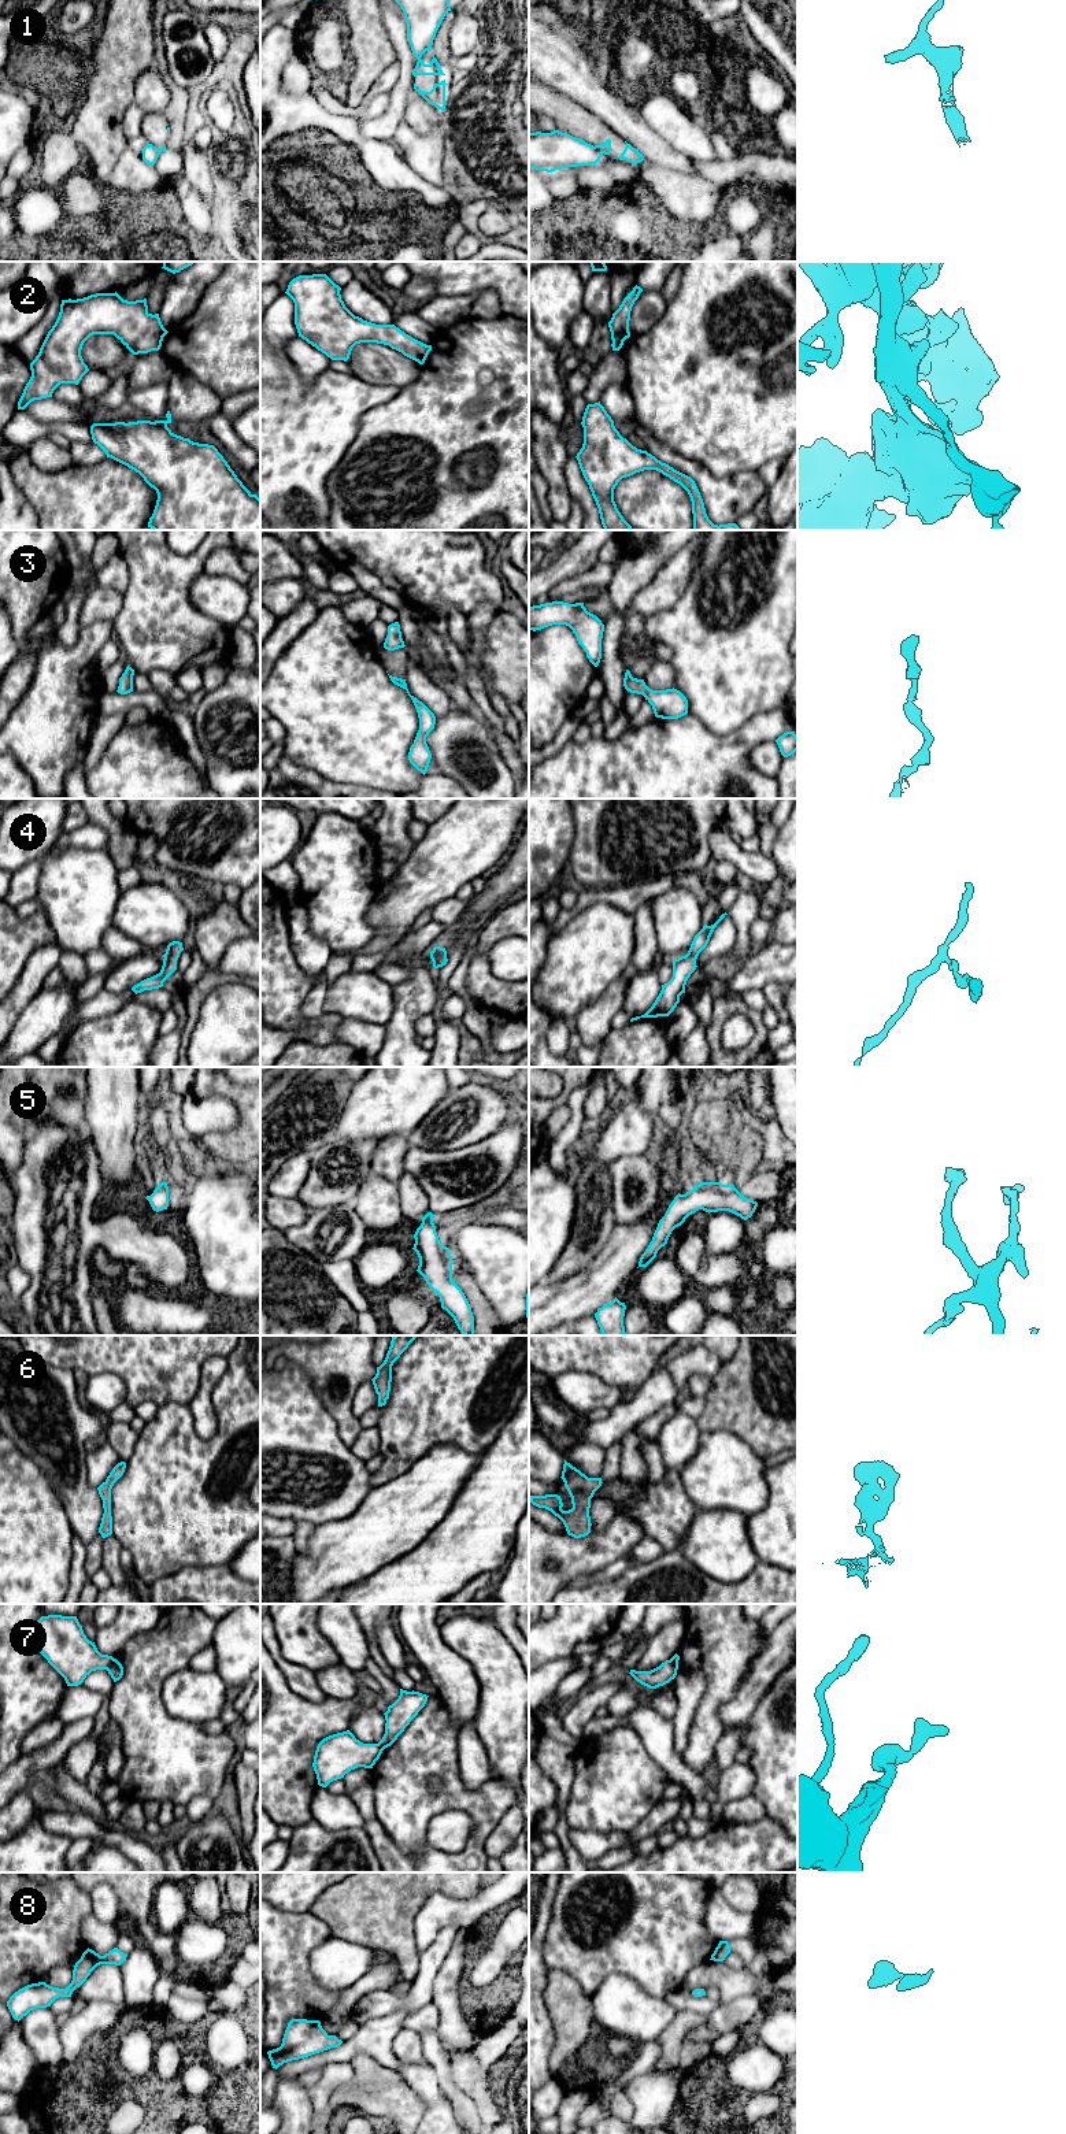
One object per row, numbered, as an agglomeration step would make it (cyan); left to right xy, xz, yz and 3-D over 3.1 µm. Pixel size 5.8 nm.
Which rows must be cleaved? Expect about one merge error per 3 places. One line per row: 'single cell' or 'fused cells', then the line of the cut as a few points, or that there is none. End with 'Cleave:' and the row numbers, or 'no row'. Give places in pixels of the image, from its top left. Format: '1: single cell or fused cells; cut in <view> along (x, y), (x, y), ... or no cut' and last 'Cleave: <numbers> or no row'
1: fused cells; cut in yz along (593, 147), (602, 152)
2: single cell; no cut
3: single cell; no cut
4: single cell; no cut
5: single cell; no cut
6: single cell; no cut
7: fused cells; cut in xy along (115, 1659), (106, 1668)
8: single cell; no cut
Cleave: 1, 7

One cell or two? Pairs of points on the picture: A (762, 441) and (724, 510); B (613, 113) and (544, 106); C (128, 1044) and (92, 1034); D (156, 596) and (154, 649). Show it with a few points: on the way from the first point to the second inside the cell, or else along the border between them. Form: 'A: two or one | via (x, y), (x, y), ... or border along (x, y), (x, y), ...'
A: two | border along (757, 470), (737, 470), (721, 477), (714, 475)
B: one | via (596, 115), (589, 115), (578, 106), (561, 106)
C: one | via (119, 1044), (100, 1043)
D: one | via (158, 610), (159, 636)

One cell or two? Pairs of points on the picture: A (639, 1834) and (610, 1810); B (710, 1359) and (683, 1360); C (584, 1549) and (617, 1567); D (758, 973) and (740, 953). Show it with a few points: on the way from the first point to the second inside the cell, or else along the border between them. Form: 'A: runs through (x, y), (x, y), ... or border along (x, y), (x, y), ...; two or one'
A: border along (655, 1805), (630, 1831); two
B: runs through (703, 1360), (689, 1360); one
C: border along (625, 1555), (593, 1573), (578, 1575); two
D: border along (755, 949), (739, 964); two

